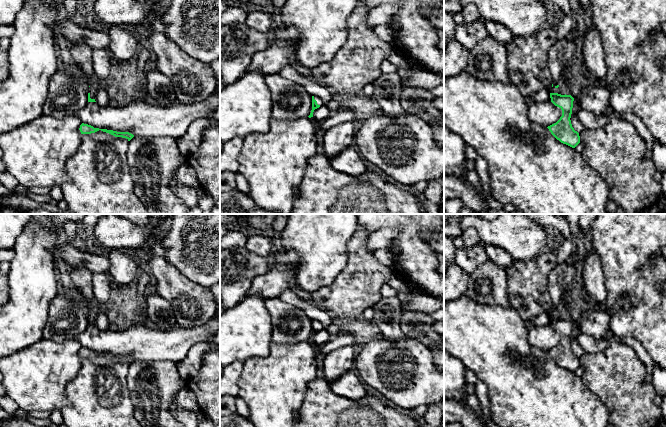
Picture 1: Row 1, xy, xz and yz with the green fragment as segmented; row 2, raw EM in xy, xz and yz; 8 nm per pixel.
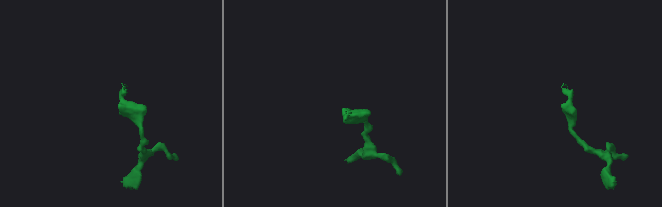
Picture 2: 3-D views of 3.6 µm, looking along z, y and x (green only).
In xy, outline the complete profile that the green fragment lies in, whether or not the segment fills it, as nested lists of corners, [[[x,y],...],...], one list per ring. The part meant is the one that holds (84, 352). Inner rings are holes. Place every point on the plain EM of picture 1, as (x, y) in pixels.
[[[82,347],[80,349],[79,354],[80,354],[81,358],[91,358],[91,357],[95,357],[95,356],[101,354],[101,355],[109,357],[115,361],[126,362],[128,365],[130,365],[134,361],[134,359],[129,356],[117,356],[117,355],[113,355],[113,354],[99,353],[99,352],[94,352],[93,350],[84,348],[84,347]]]

